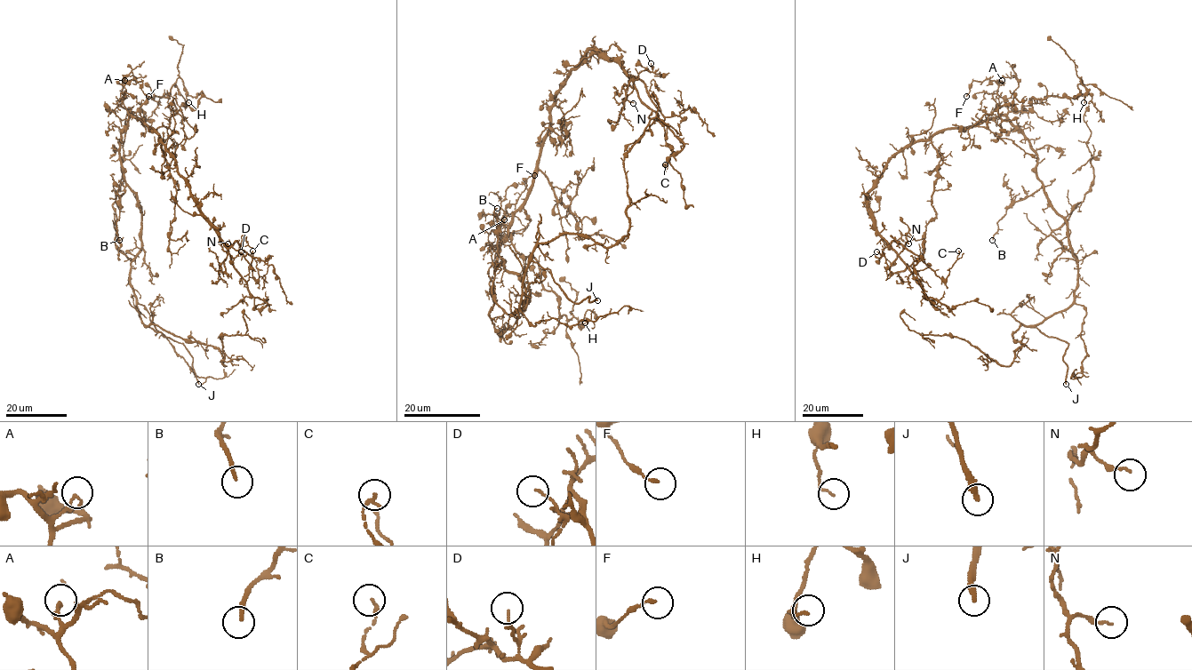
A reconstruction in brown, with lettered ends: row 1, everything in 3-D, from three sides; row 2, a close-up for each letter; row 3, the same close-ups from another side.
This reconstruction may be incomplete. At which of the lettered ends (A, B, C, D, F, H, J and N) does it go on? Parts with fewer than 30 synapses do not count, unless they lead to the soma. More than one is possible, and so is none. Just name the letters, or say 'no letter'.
J

